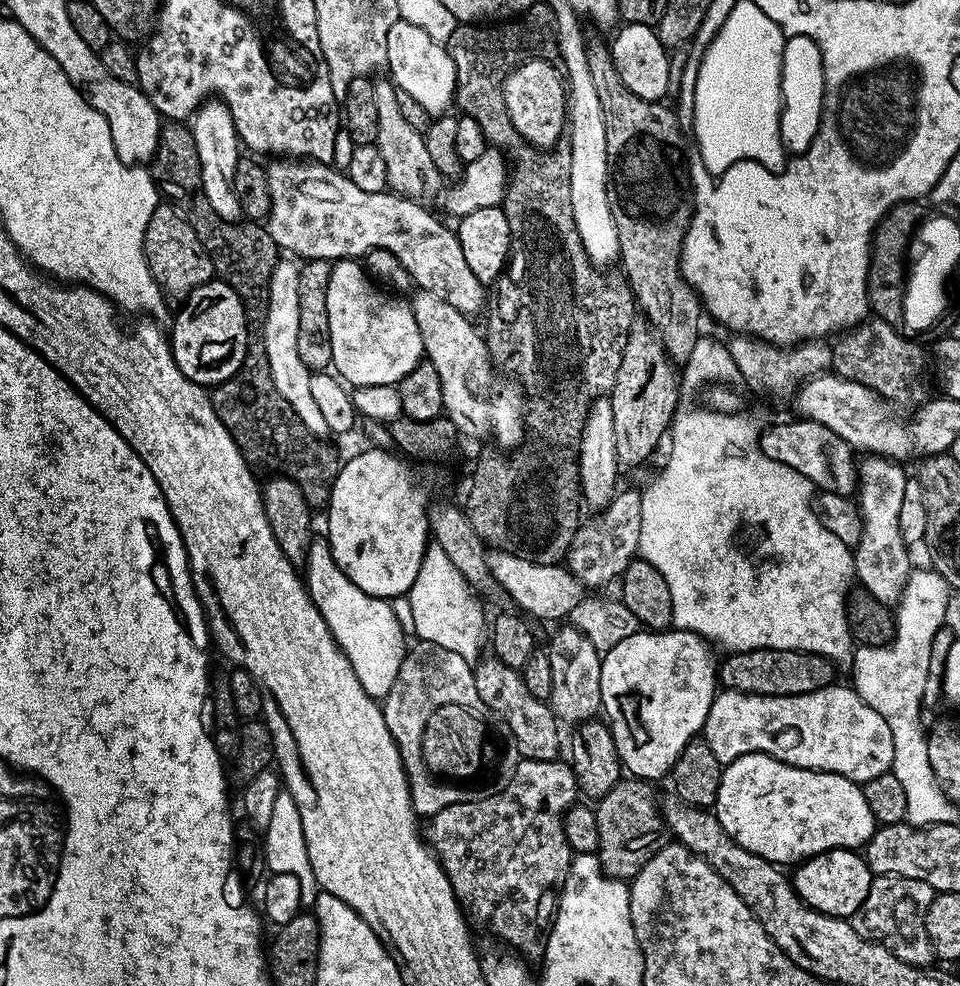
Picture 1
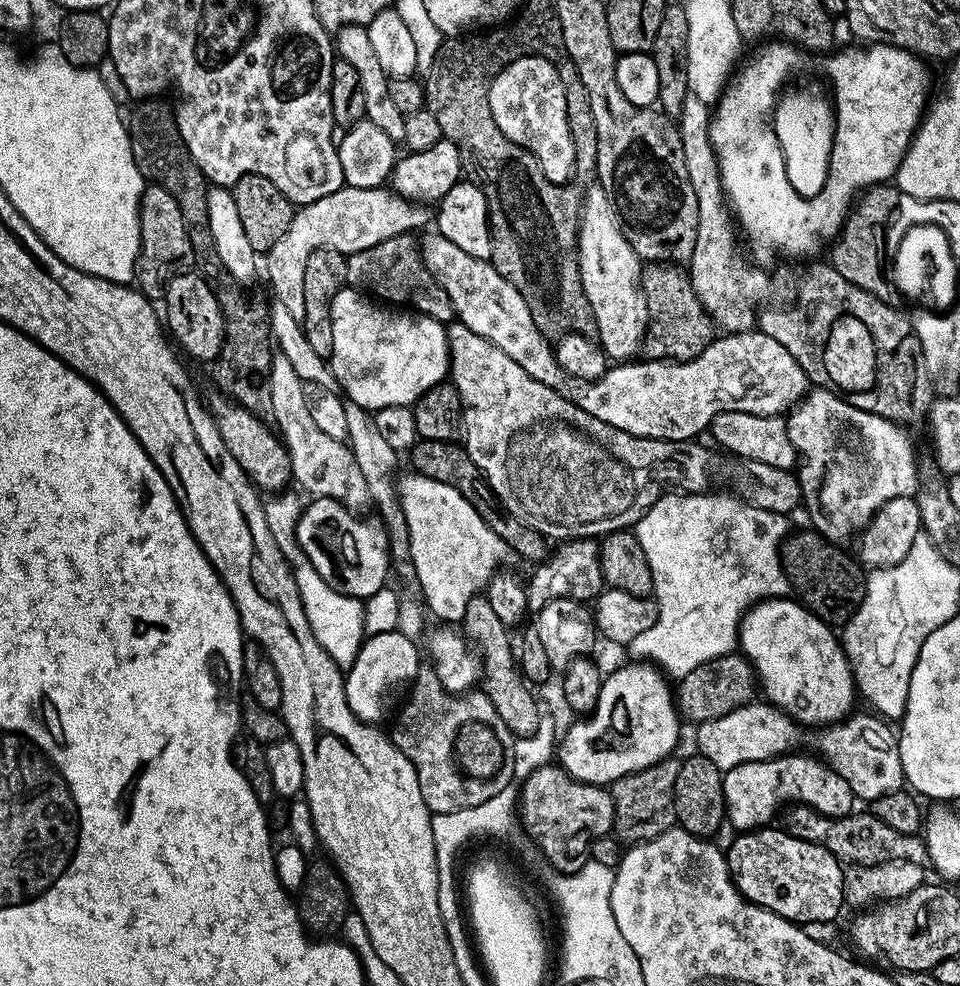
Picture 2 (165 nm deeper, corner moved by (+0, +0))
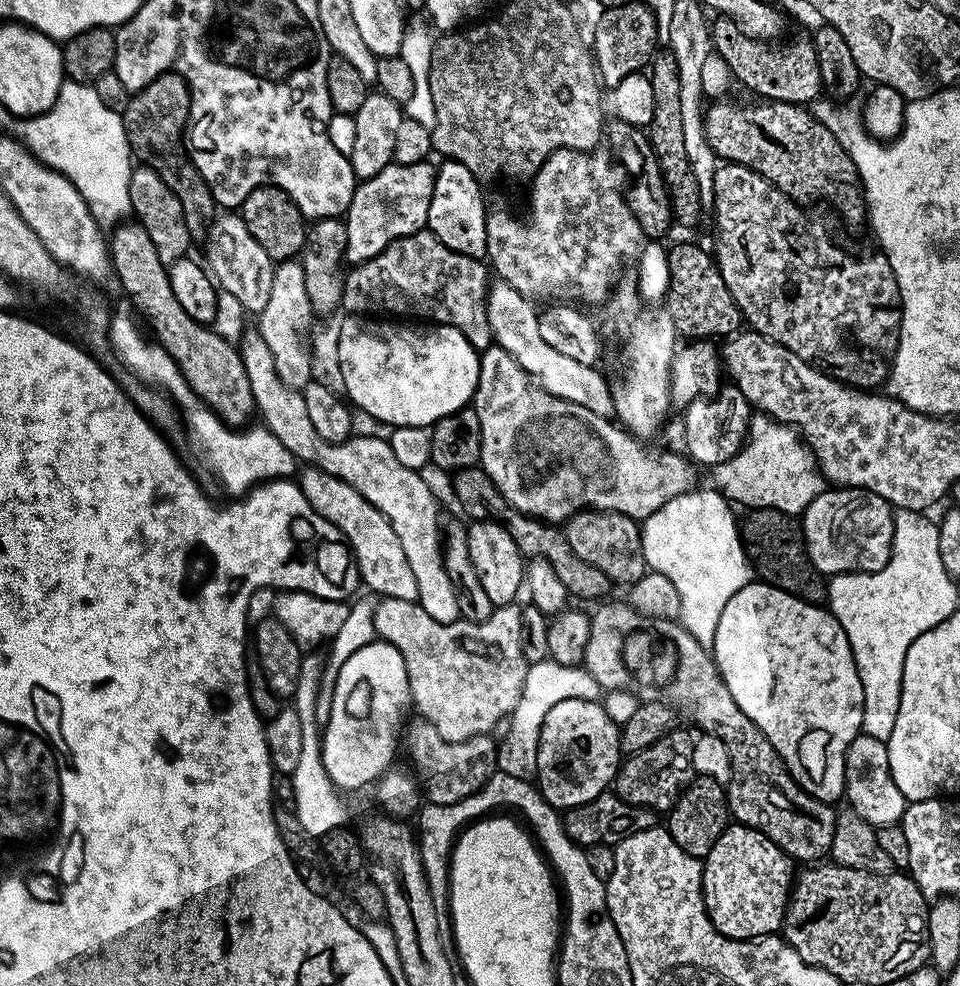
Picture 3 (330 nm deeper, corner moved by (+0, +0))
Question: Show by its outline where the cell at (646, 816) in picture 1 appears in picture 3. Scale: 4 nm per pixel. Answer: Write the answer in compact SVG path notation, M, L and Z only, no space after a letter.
M669 730L658 742L640 752L631 753L619 766L614 781L615 795L636 808L652 808L658 814L667 813L676 804L680 793L694 778L692 766L693 737L684 732Z

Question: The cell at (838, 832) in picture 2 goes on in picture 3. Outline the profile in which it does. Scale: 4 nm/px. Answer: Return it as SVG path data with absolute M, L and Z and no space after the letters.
M626 602L603 604L591 615L590 642L586 642L582 667L600 683L601 689L620 688L622 691L632 692L640 702L660 700L678 712L680 708L681 714L689 716L700 727L701 733L722 738L730 761L726 791L731 819L737 824L745 824L748 828L766 834L766 838L770 838L770 842L777 844L793 861L823 861L829 855L831 843L834 842L837 809L806 794L806 790L798 786L774 746L770 746L766 734L762 734L762 730L758 730L758 726L750 722L750 718L746 718L742 710L738 710L738 702L730 698L730 690L725 686L720 671L716 669L711 651L705 645L704 648L700 645L701 637L690 634L675 620L638 614L638 610L634 610Z

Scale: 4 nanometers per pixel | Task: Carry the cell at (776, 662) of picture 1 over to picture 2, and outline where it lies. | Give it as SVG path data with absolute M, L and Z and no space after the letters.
M729 654L722 658L714 658L710 662L702 662L698 670L690 670L690 674L679 677L678 684L680 684L680 689L677 687L674 692L675 706L685 721L693 720L693 725L696 726L705 724L714 718L722 718L742 706L753 703L757 699L756 692L758 693L756 669L743 654Z

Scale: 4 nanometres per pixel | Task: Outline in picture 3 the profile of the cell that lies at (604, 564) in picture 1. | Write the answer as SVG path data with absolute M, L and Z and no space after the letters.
M383 597L373 610L376 636L393 644L406 662L406 674L410 678L412 704L421 717L434 726L442 738L448 742L462 742L476 735L491 733L491 728L499 720L507 721L522 694L523 682L529 663L522 654L520 631L521 605L513 602L493 607L490 618L475 624L473 620L459 619L453 624L434 622L426 610L415 600Z

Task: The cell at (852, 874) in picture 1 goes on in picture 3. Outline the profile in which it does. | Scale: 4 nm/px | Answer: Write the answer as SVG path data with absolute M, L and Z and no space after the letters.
M729 823L722 838L714 842L714 850L703 857L702 863L706 914L718 934L731 940L754 940L781 931L794 887L794 861L777 844L770 842L766 834L745 824Z

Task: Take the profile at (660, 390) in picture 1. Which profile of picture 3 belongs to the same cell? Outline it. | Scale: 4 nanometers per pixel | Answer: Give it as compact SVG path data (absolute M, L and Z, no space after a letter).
M676 244L668 248L668 261L670 286L666 297L666 315L677 333L681 337L692 336L688 338L731 337L741 327L742 317L734 302L734 294L730 294L730 290L726 290L726 282L722 282L713 253L696 244Z

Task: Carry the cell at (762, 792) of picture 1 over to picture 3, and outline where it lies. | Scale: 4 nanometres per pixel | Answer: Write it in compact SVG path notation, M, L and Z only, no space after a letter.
M753 582L742 586L742 590L738 590L738 594L734 594L734 598L730 598L730 602L726 602L726 610L722 610L722 618L714 621L714 627L716 629L712 632L712 644L710 643L712 658L716 661L716 669L720 671L725 686L730 690L730 698L734 698L734 702L738 702L738 710L742 710L742 714L746 714L746 718L750 718L750 722L754 722L758 726L758 730L762 730L762 734L766 734L770 746L774 746L774 750L788 767L789 774L798 782L798 786L802 790L806 790L806 794L818 798L823 804L835 805L836 799L839 796L841 799L846 792L844 759L848 753L850 742L854 742L854 738L861 735L862 710L864 709L862 678L858 678L858 666L854 662L854 654L850 650L850 642L846 638L844 627L839 624L827 607L811 604L809 600L792 596L788 592L783 592L781 588L763 582Z

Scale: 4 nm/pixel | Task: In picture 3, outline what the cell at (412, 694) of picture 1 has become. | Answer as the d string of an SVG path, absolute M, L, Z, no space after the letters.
M421 716L415 719L407 725L404 742L408 744L415 770L422 774L420 780L427 801L436 805L454 805L478 792L491 773L497 741L490 740L492 738L484 733L462 742L448 742L427 719Z

